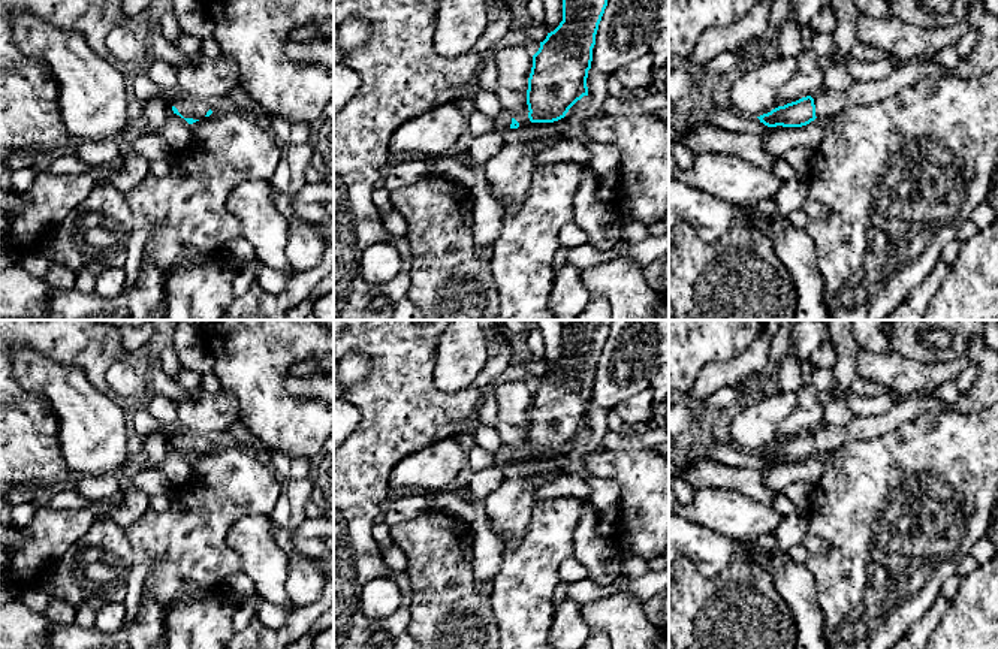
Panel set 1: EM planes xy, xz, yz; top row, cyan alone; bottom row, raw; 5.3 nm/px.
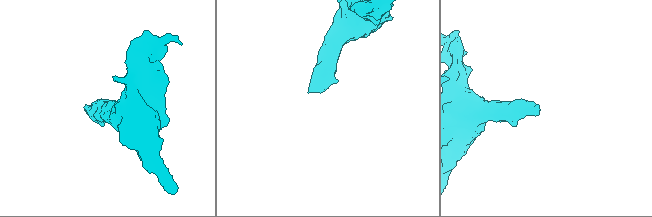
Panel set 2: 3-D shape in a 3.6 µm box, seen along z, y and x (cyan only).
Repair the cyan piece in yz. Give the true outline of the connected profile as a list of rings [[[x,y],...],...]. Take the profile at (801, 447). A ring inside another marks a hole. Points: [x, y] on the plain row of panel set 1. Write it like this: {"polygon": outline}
{"polygon": [[[971,336],[967,344],[970,363],[979,366],[979,374],[970,390],[959,396],[955,405],[946,405],[928,393],[896,396],[892,408],[877,416],[854,416],[847,425],[821,423],[812,432],[778,441],[757,452],[768,462],[802,462],[814,456],[826,456],[848,441],[865,441],[893,431],[925,411],[955,411],[971,414],[998,402],[998,350],[985,345],[983,338]]]}

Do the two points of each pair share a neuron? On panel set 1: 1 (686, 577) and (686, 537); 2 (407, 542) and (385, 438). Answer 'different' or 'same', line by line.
1: different
2: different

